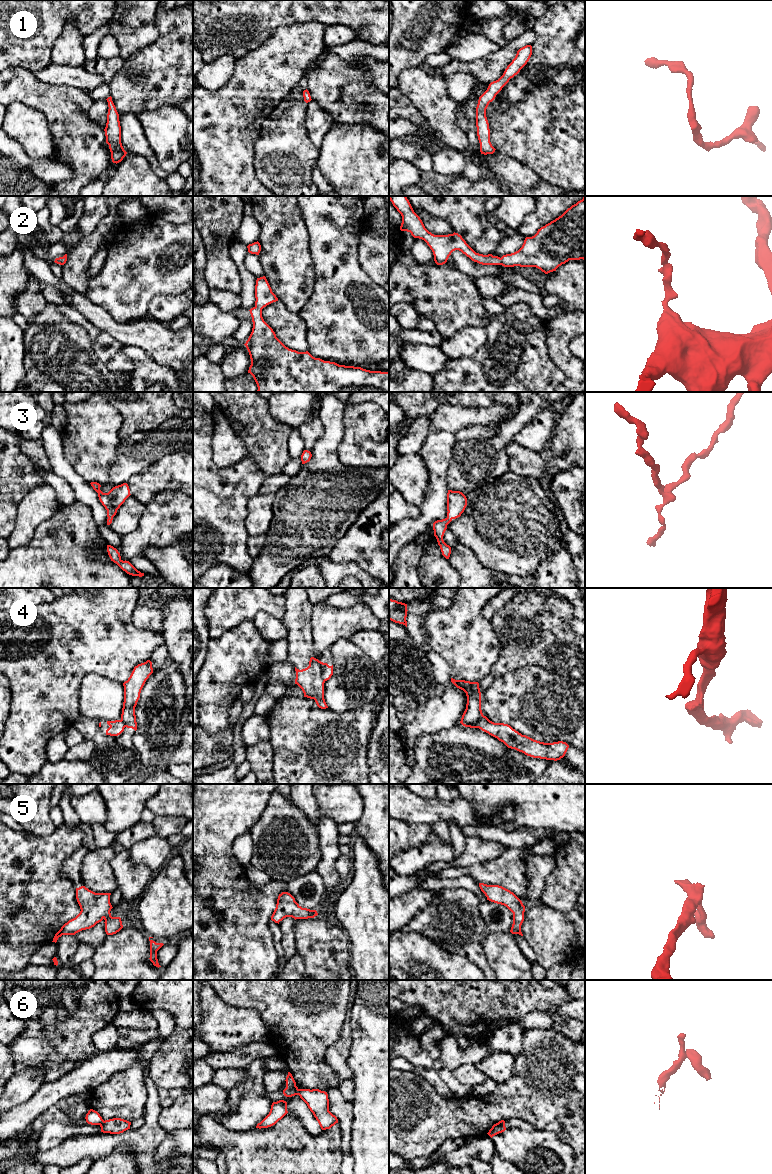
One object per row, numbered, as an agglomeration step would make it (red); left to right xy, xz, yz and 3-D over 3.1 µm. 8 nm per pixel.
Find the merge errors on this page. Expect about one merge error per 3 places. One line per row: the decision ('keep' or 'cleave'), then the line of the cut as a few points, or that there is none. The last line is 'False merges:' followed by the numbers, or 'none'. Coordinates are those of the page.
1: keep; no cut
2: keep; no cut
3: keep; no cut
4: cleave; cut in xz along (318, 661), (320, 675), (324, 681)
5: keep; no cut
6: cleave; cut in xz along (299, 1089), (297, 1094)
False merges: 4, 6

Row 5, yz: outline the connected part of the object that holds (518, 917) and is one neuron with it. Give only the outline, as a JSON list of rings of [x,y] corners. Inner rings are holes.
[[[479,883],[479,887],[487,900],[504,905],[513,913],[513,924],[510,932],[523,936],[521,925],[524,921],[525,906],[522,901],[513,892],[499,885]]]

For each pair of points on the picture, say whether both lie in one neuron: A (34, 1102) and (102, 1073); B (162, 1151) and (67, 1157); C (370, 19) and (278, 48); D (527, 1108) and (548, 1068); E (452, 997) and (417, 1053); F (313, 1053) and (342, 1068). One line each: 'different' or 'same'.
A: same
B: different
C: different
D: same
E: different
F: different

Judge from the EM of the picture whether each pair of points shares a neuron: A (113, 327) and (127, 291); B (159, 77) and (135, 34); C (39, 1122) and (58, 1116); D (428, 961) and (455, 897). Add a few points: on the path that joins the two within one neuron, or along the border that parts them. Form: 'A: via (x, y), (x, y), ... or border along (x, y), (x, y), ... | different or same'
A: border along (98, 305), (119, 322), (126, 323), (138, 319) | different
B: border along (158, 29), (158, 37), (154, 41), (124, 60) | different
C: via (44, 1118), (53, 1116) | same
D: border along (415, 931), (436, 941), (445, 949), (456, 954) | different

